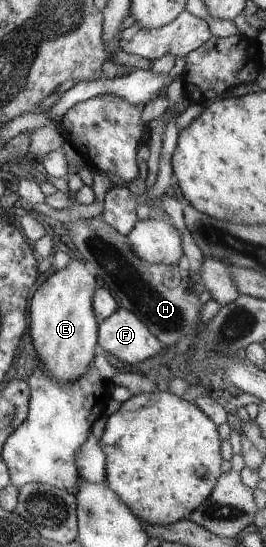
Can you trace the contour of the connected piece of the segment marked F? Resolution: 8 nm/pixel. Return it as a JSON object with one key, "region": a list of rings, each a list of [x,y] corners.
{"region":[[[118,307],[111,316],[100,321],[101,350],[119,360],[133,366],[161,352],[162,342],[136,313]]]}

